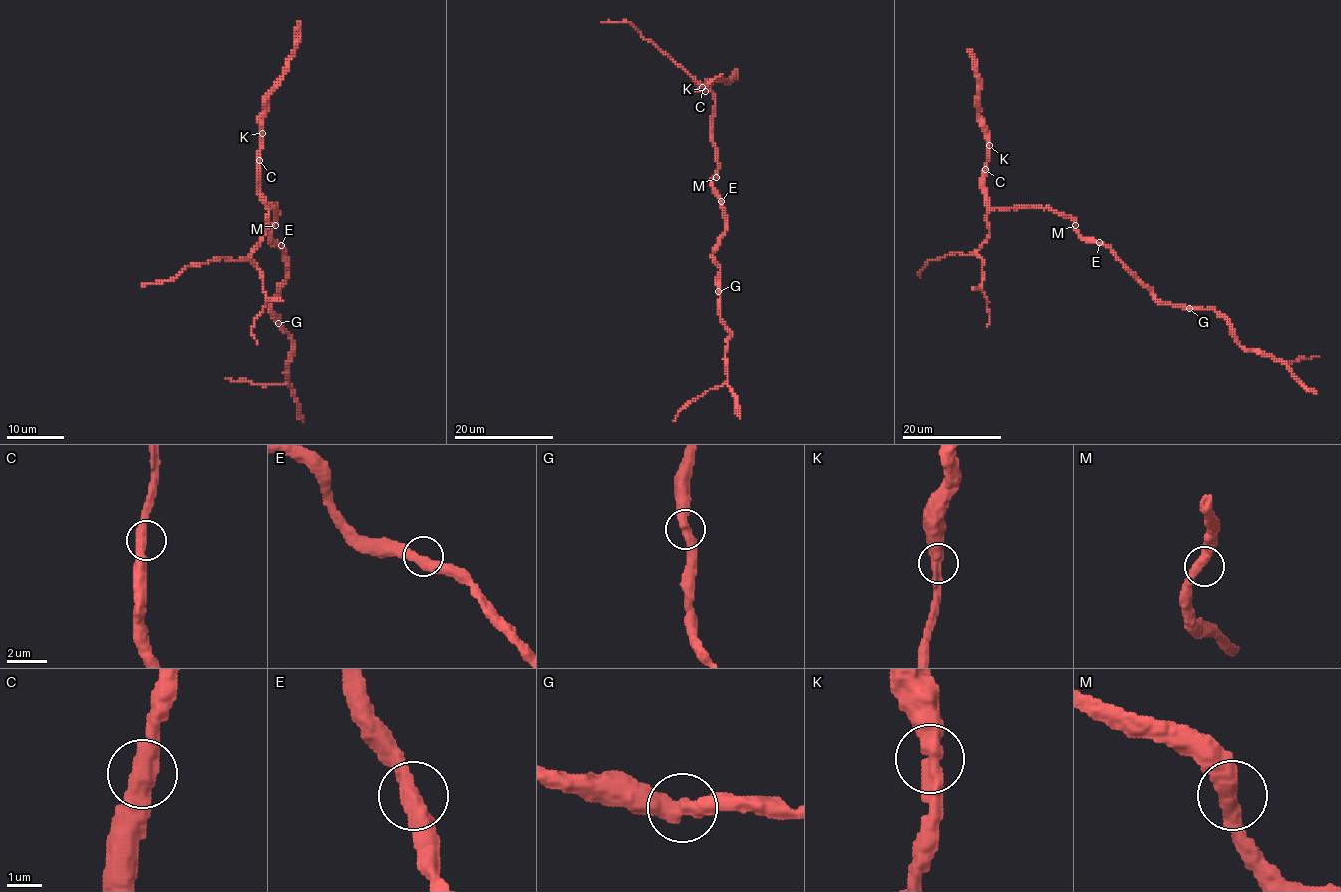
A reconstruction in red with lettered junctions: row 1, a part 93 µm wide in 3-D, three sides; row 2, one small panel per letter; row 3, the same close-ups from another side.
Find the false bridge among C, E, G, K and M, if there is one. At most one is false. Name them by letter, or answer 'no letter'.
no letter

